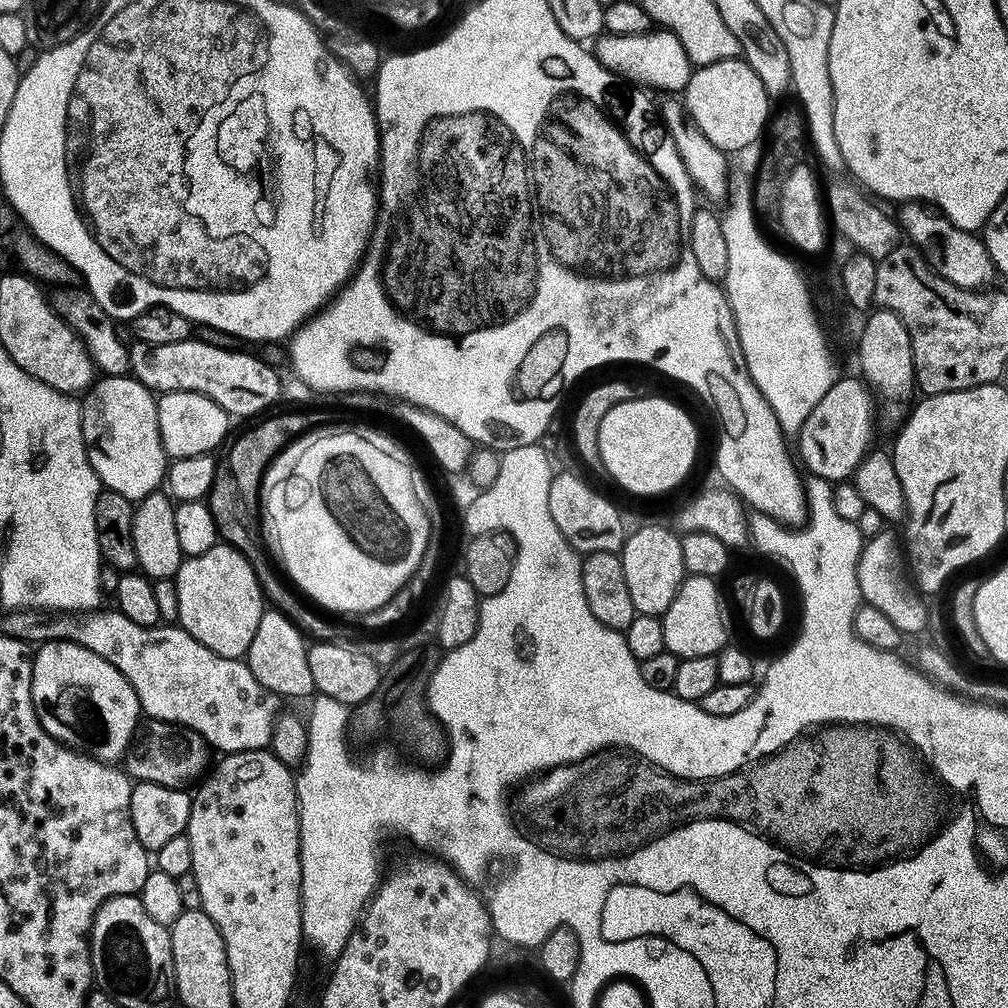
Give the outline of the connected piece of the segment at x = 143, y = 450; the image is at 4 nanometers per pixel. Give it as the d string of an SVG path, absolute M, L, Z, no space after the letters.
M101 375L87 392L83 393L80 406L82 418L82 438L90 458L90 466L95 470L101 485L107 491L122 494L122 498L139 502L157 491L165 483L170 465L170 457L164 453L162 438L158 430L157 397L135 376Z

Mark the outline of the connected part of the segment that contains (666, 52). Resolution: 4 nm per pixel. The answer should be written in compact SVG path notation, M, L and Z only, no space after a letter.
M649 30L633 36L601 35L595 41L594 55L617 77L627 78L649 89L661 88L664 92L672 92L668 94L683 93L694 71L686 50L682 50L682 42L678 42L672 32L663 30Z

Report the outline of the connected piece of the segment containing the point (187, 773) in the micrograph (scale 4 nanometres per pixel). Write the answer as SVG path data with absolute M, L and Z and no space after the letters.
M149 719L145 726L151 734L142 740L135 739L122 759L126 776L139 783L162 785L167 789L183 791L189 787L189 782L195 783L207 771L210 746L196 731L181 729L178 733L180 735L172 735L176 732L173 725L154 719Z

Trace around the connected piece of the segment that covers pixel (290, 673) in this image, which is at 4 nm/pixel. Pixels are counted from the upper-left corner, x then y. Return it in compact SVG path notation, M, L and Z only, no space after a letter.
M265 610L258 622L258 628L254 630L254 638L246 653L246 663L257 682L278 698L311 697L317 689L307 661L308 649L304 633L289 616L283 616L275 610Z

